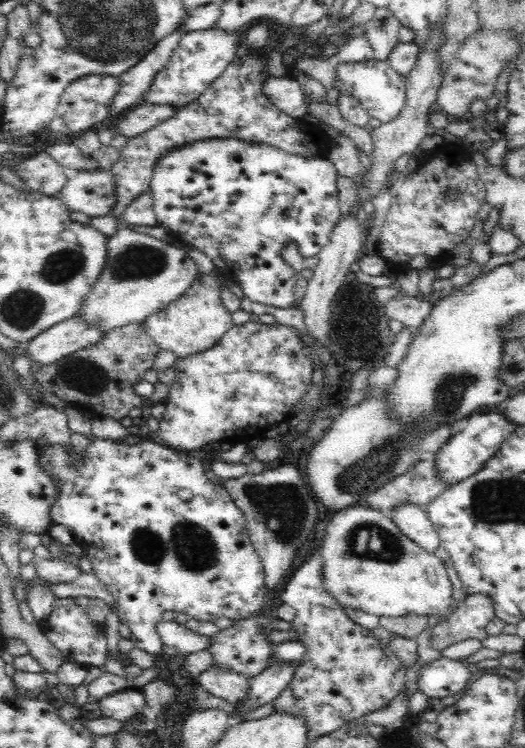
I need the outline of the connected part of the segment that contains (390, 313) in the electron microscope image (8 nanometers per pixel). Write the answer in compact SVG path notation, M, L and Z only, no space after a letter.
M405 292L382 303L389 319L402 322L410 330L417 329L426 320L434 305L426 299L406 295Z

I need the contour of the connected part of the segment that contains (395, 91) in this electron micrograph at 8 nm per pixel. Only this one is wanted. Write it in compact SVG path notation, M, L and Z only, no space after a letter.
M374 58L366 62L342 63L337 65L335 70L335 84L337 84L341 94L357 98L364 105L364 109L367 111L369 117L378 119L382 124L396 120L400 116L400 112L404 110L404 105L407 101L406 77L396 73L394 68L388 65L386 61L379 61Z

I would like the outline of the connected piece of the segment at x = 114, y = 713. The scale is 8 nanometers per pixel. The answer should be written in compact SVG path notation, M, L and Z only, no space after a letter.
M128 688L99 699L102 716L114 718L118 722L128 721L128 718L139 714L145 704L146 699L140 690Z

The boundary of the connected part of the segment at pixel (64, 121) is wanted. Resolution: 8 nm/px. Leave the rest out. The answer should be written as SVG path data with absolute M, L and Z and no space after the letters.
M88 75L72 81L60 96L54 119L48 126L49 136L47 141L60 142L61 139L80 135L85 129L90 129L104 122L109 114L112 96L114 96L116 90L118 90L118 79L115 76Z

